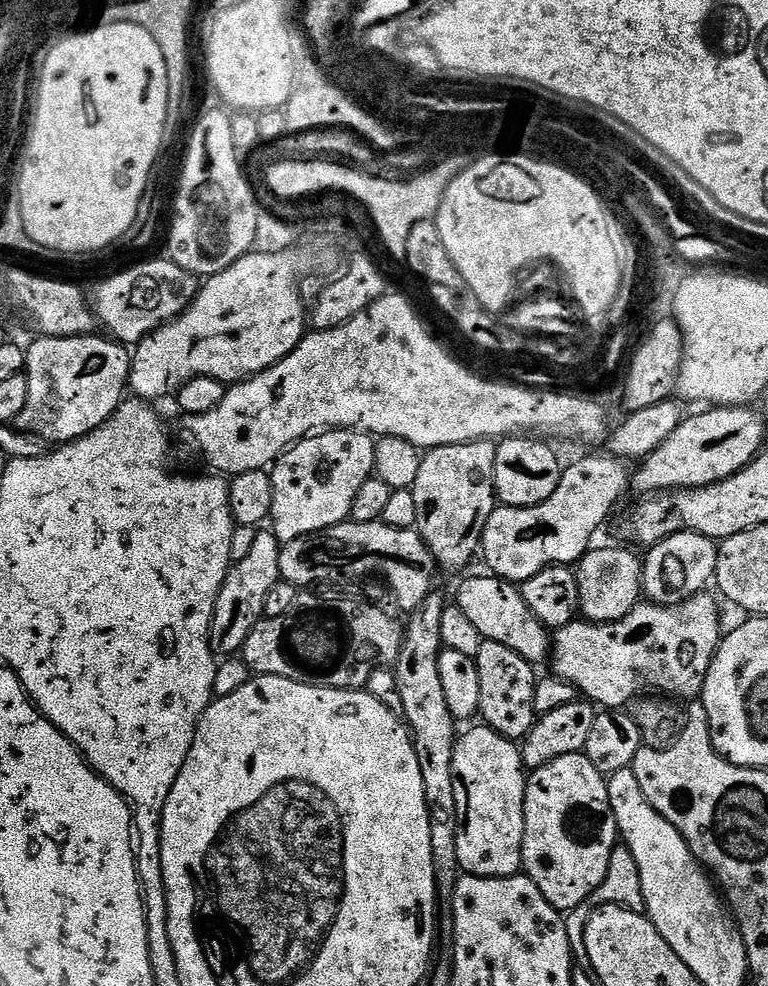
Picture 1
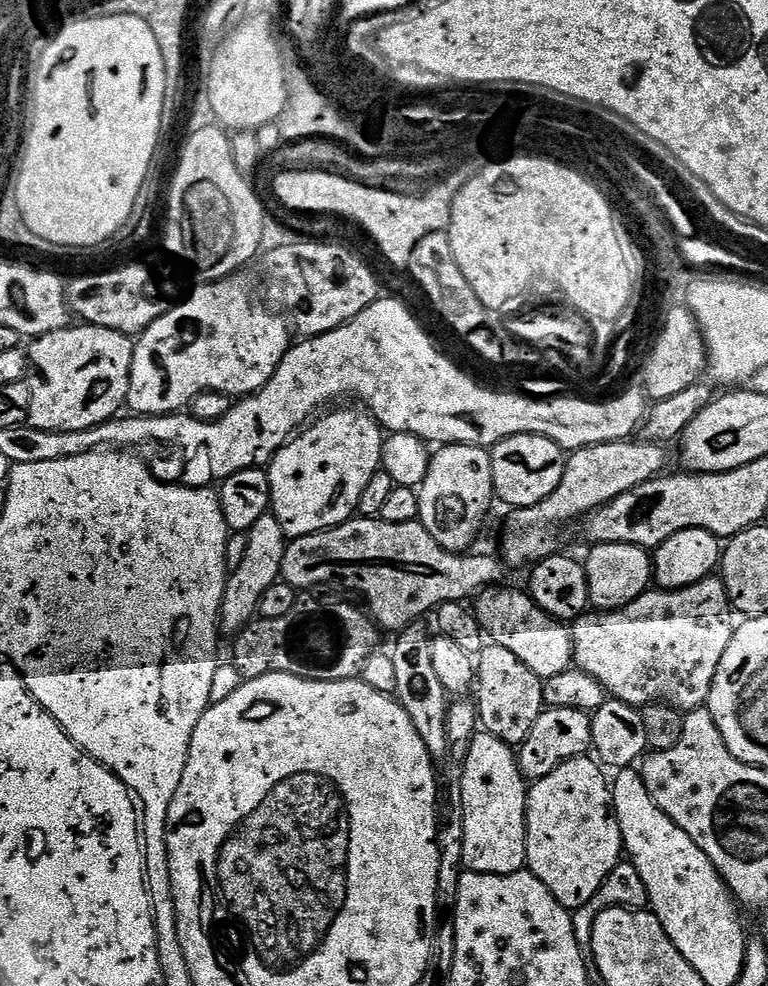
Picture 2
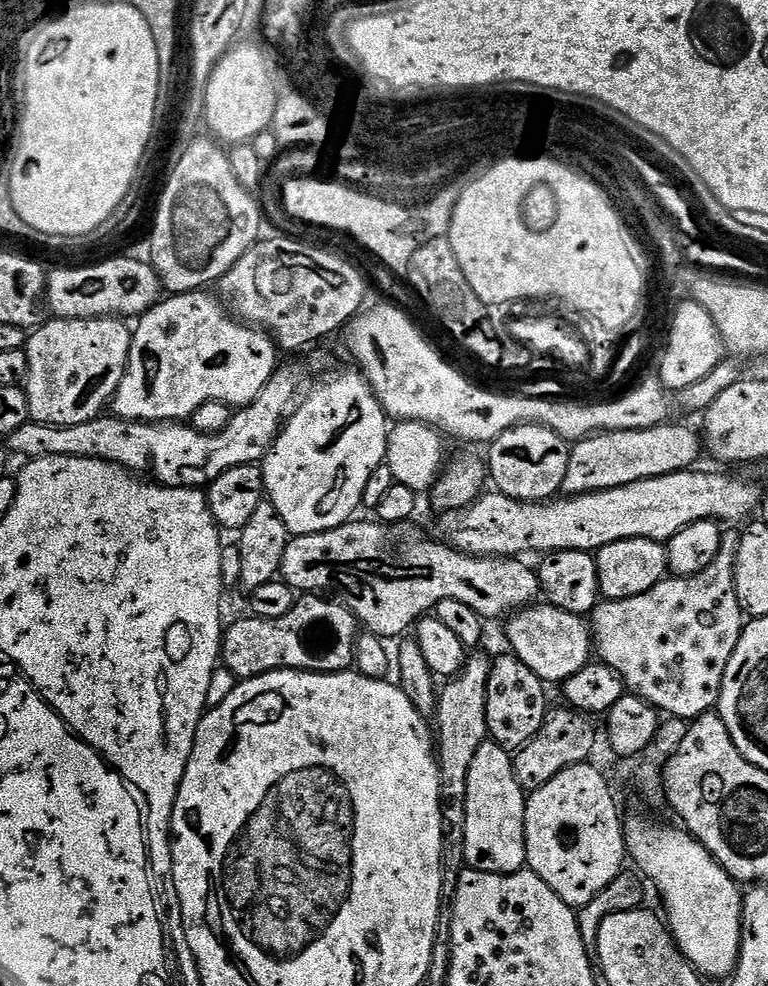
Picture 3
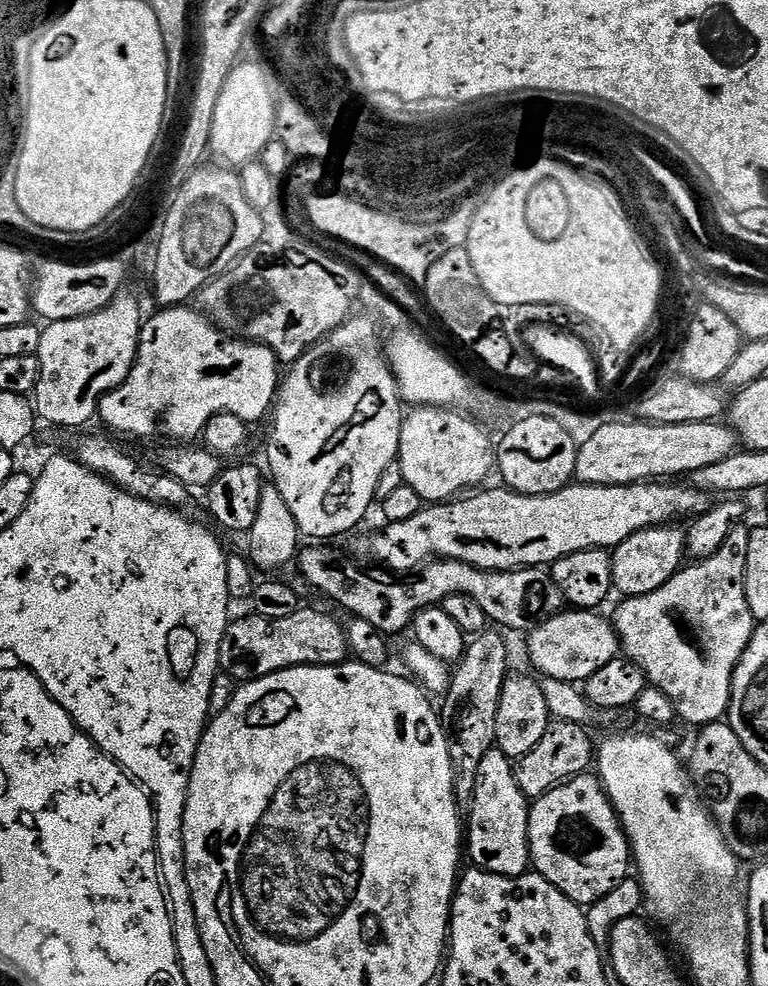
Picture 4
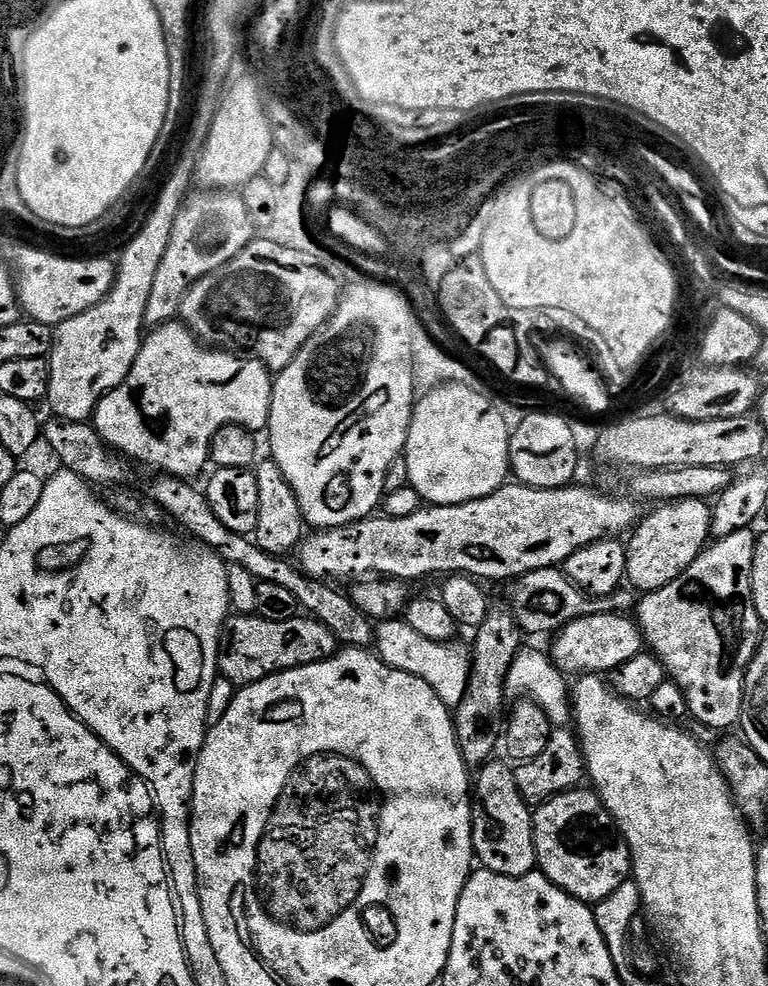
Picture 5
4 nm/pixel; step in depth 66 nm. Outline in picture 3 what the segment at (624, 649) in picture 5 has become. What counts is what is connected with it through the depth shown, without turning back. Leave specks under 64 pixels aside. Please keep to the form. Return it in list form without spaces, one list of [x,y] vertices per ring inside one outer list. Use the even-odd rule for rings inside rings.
[[[529,606],[513,615],[507,621],[508,624],[508,640],[512,643],[510,648],[511,655],[520,659],[525,663],[543,682],[549,685],[559,685],[565,682],[572,675],[578,674],[584,667],[586,667],[594,656],[594,641],[585,617],[575,616],[561,608],[554,608],[551,606]]]

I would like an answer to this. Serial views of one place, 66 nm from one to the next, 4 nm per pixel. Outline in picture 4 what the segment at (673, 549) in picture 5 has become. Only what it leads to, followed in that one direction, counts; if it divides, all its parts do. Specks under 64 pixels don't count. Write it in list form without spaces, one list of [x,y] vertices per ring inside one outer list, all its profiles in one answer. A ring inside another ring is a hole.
[[[661,526],[635,532],[626,542],[611,549],[612,583],[621,597],[641,596],[658,590],[675,572],[680,571],[686,560],[686,532],[680,526]]]

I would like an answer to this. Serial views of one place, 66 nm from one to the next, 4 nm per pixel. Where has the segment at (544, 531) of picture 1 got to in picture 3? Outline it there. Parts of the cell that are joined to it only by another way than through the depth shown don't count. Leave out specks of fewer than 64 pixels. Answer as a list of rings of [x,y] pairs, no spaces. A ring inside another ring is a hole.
[[[669,422],[650,430],[637,432],[605,432],[590,436],[571,445],[572,457],[564,479],[563,491],[568,494],[605,492],[630,482],[642,482],[646,478],[658,478],[662,474],[687,472],[702,456],[702,440],[688,428]]]

